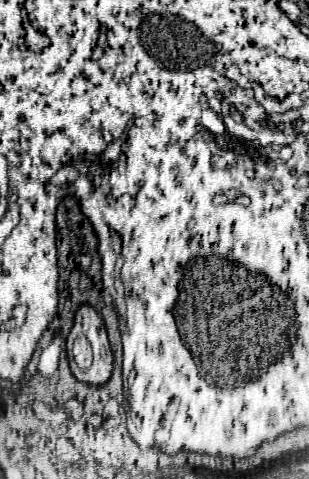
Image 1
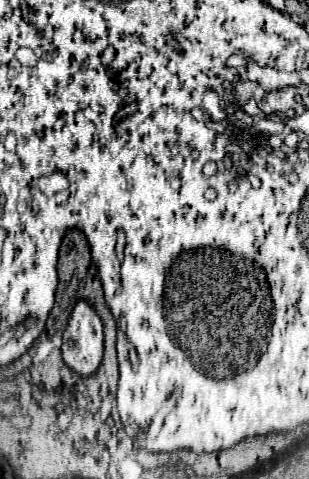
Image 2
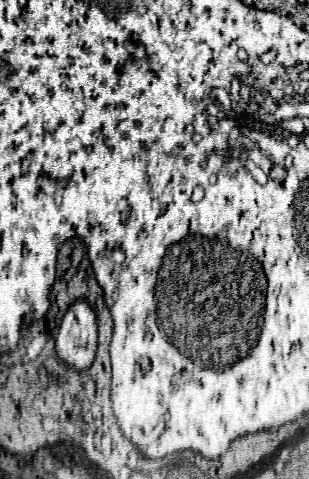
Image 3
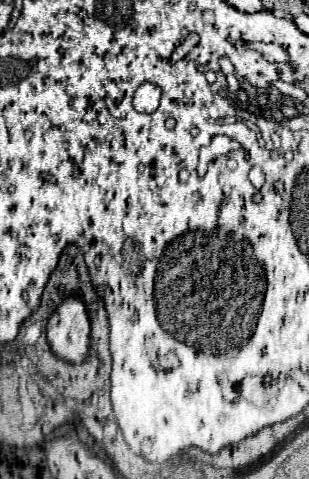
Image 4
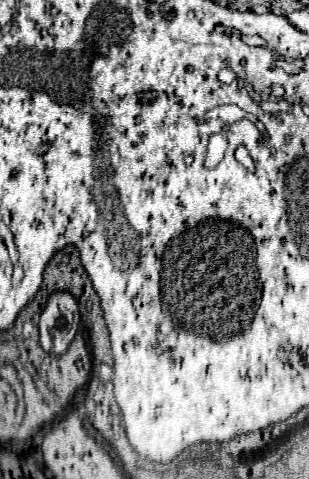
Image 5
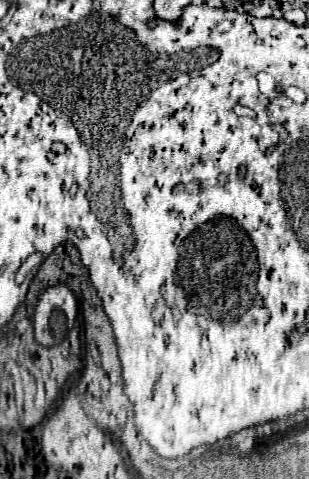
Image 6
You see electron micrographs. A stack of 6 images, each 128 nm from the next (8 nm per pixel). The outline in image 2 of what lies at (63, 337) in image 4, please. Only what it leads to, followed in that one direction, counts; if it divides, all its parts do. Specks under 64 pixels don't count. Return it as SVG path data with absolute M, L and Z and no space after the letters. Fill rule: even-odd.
M80 300L68 320L68 328L64 330L64 344L62 344L62 356L68 368L72 368L74 372L78 372L80 376L92 376L104 358L104 336L102 336L102 320L100 316L94 312L94 308ZM68 340L74 342L74 346L68 346Z

